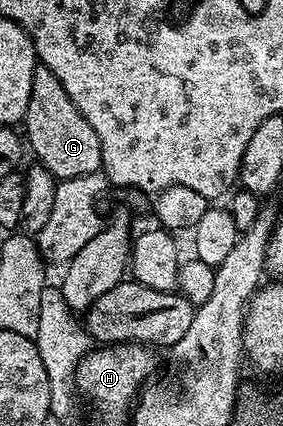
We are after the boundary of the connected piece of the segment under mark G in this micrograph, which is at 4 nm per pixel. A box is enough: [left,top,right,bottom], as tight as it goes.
[24,66,102,181]

